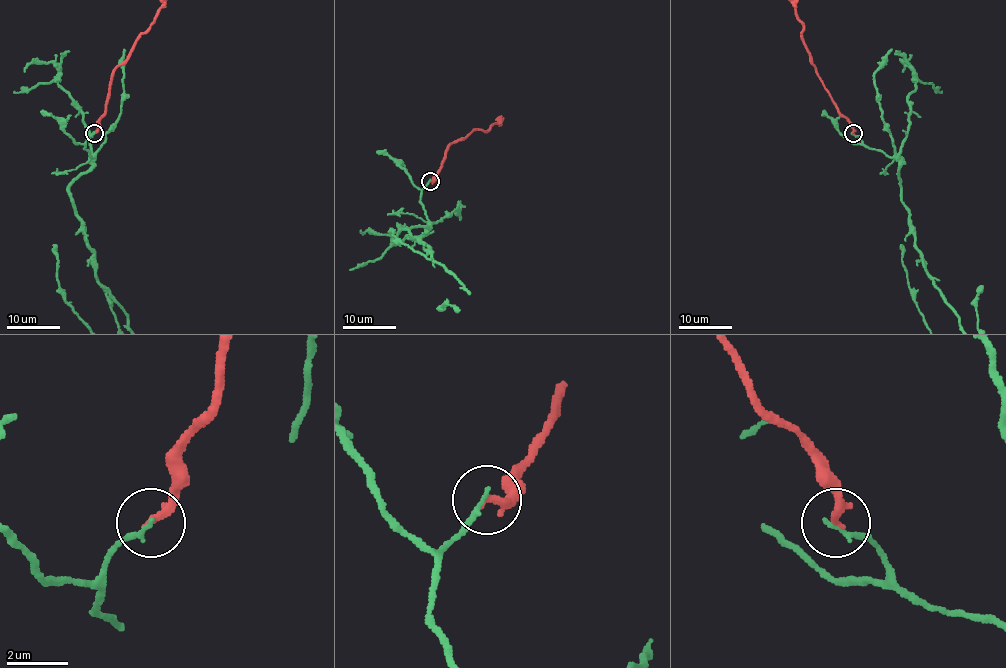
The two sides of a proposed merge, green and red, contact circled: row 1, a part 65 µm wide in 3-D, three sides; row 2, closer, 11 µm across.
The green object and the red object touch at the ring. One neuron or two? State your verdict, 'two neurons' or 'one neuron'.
two neurons

